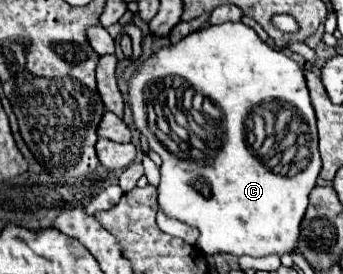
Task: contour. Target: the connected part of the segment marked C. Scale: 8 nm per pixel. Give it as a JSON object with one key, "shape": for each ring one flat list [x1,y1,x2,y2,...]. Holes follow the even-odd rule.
{"shape":[[225,22,207,26,189,34,179,44,161,48,149,60,141,62,129,82,129,102,133,120,141,134,145,134,151,150,161,158,161,184,159,208,195,226,201,236,197,246,205,254,225,252,231,256,285,256,297,250,299,226,307,210,307,196,315,186,322,161,318,148,316,115,303,68,285,56,281,50,261,42,259,36,241,22],[183,78,195,92,211,98,221,110,223,130,217,130,215,140,201,160,181,160,159,144,157,136,147,124,145,90,155,80],[261,102,287,102,291,104,309,128,303,142,293,148,273,148,271,140,261,146,249,144,247,118]]}

